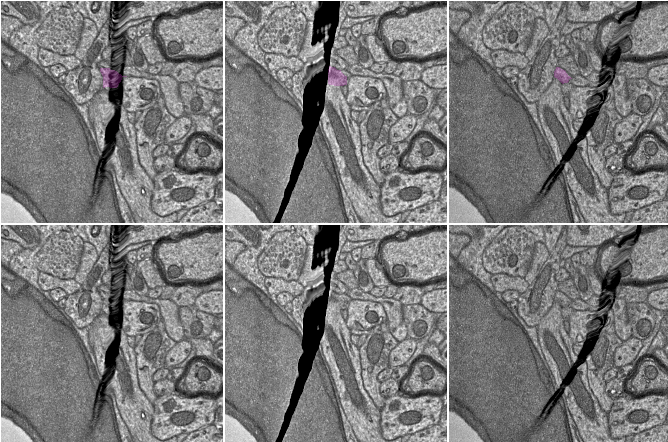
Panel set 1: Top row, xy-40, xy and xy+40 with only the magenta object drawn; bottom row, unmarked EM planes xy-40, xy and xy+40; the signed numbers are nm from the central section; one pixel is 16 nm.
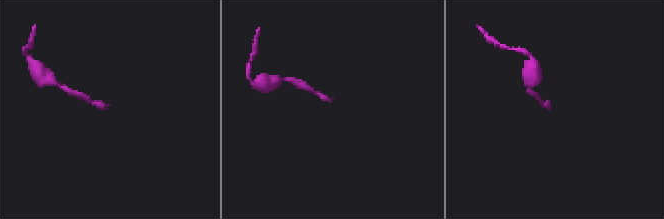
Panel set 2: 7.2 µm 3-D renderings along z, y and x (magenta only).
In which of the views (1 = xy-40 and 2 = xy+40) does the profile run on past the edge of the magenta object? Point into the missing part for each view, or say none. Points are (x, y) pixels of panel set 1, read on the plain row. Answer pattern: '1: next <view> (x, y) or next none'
1: next none
2: next xy+40 (566, 311)

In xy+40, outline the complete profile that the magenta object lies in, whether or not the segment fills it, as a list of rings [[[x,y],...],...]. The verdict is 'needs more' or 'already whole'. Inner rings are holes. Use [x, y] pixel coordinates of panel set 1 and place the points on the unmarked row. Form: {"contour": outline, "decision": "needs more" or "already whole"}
{"contour": [[[556,291],[554,295],[554,301],[557,302],[561,307],[561,315],[562,317],[569,322],[569,317],[574,311],[569,304],[572,303],[565,294],[561,293],[560,291]]], "decision": "needs more"}

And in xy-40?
{"contour": [[[100,292],[100,296],[103,300],[103,312],[117,312],[119,307],[121,306],[123,301],[115,294],[111,294],[110,292]]], "decision": "already whole"}

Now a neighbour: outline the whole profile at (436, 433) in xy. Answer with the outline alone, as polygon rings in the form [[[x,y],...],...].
[[[433,425],[412,434],[407,442],[448,442],[448,429]]]

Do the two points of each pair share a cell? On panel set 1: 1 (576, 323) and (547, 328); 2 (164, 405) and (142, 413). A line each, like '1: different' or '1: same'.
1: different
2: different

